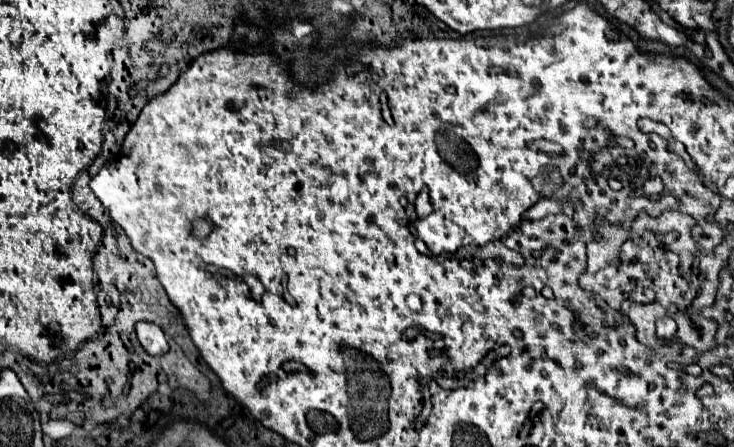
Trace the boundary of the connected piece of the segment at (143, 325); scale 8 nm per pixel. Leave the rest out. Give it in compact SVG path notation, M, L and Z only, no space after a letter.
M139 321L135 325L135 333L141 341L141 345L155 357L163 355L169 351L169 345L167 345L167 339L161 331L161 327L157 327L155 323L147 323L147 321Z

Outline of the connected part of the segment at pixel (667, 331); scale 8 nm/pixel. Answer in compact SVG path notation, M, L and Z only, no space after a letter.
M671 313L667 317L659 317L657 319L657 335L661 339L663 337L671 337L675 331L677 331L677 323L675 323L675 319L673 319Z

